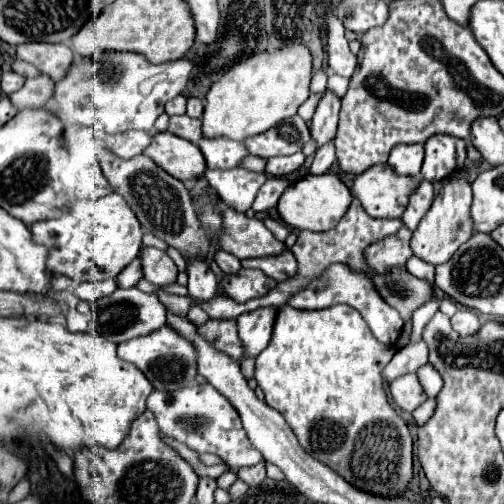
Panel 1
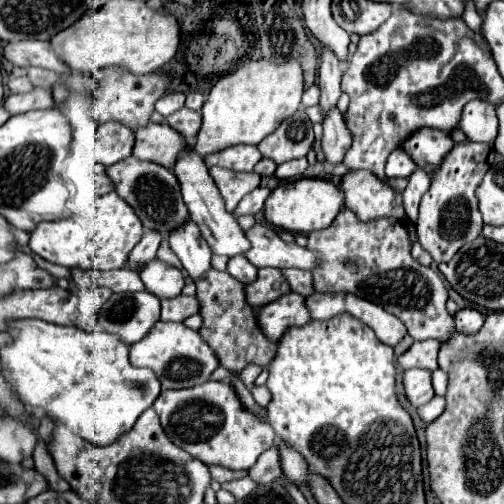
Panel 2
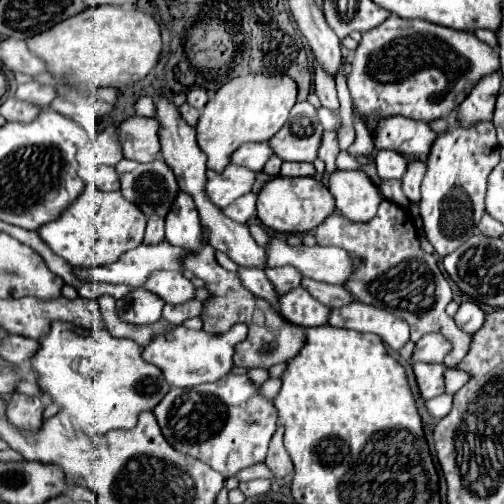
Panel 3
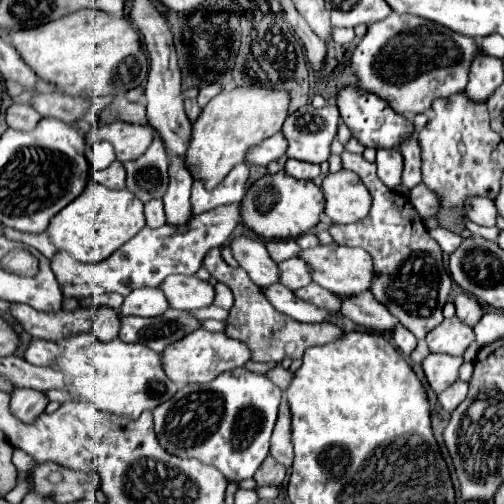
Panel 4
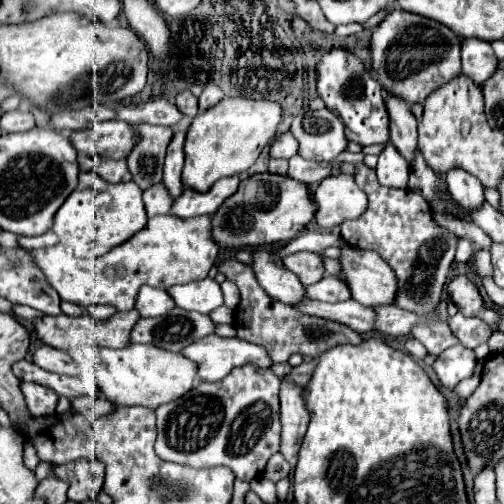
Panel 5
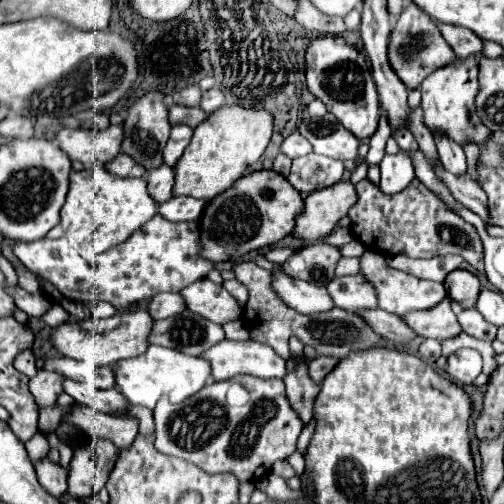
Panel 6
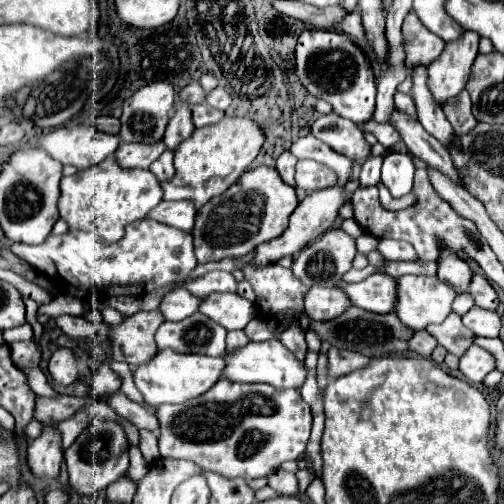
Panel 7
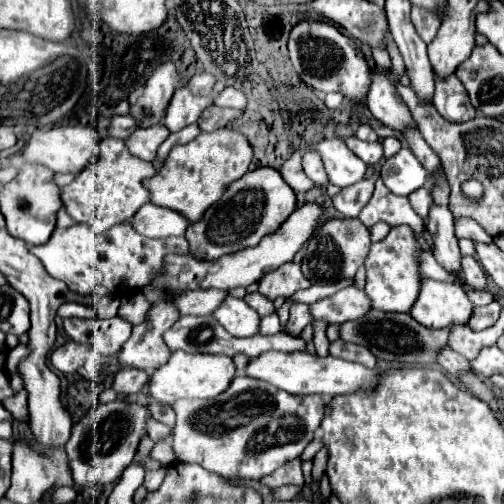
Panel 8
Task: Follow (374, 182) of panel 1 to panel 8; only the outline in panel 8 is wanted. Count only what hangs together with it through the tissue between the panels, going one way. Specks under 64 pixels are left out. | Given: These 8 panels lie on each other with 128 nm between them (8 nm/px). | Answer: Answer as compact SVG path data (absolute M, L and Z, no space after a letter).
M306 202L302 206L298 206L290 216L288 220L270 236L264 236L260 240L258 246L254 248L244 248L240 252L234 252L234 254L226 254L218 260L212 260L212 262L198 262L194 260L194 256L176 256L176 254L170 254L166 258L166 264L168 268L156 276L152 280L154 286L164 286L164 288L172 288L174 294L184 290L184 288L236 288L236 286L250 286L254 282L258 282L264 274L272 272L274 268L290 262L294 258L294 254L308 242L308 238L314 234L314 230L320 226L322 222L322 214L324 214L324 208L316 202Z

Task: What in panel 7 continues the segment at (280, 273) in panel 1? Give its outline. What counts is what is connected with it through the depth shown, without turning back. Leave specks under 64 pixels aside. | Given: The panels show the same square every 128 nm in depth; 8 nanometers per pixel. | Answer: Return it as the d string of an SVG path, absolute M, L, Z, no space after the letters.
M454 312L442 324L428 324L426 330L438 340L440 346L444 346L454 356L462 356L474 340L474 334L462 324L460 316Z

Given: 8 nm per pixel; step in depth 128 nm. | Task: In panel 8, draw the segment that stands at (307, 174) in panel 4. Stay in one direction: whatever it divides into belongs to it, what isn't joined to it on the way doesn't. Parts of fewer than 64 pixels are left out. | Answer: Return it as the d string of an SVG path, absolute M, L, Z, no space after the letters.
M312 152L304 154L302 158L302 168L306 172L306 176L316 184L316 186L326 186L328 184L328 178L326 178L326 172L324 172L324 166L320 162L320 158Z

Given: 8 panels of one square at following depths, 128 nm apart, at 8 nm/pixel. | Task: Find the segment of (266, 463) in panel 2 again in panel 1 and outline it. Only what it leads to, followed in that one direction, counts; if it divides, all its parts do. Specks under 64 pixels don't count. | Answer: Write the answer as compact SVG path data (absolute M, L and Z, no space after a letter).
M264 462L256 464L256 466L244 466L240 468L238 472L238 478L244 480L248 486L258 486L264 478L266 478L266 468L264 468Z

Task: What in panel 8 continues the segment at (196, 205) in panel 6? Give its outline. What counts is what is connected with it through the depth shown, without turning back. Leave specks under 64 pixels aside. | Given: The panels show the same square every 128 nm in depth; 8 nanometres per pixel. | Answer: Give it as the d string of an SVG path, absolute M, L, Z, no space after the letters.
M144 204L136 216L130 220L134 228L148 238L166 238L166 236L184 236L188 222L168 208L156 208L156 204Z

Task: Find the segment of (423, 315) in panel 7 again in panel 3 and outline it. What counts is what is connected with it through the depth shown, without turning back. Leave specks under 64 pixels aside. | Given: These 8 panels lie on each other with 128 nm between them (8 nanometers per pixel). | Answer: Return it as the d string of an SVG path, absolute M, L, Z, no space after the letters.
M272 236L266 250L266 264L270 268L276 266L296 266L304 278L328 282L328 284L344 284L352 274L352 262L348 252L334 246L288 246L282 238Z

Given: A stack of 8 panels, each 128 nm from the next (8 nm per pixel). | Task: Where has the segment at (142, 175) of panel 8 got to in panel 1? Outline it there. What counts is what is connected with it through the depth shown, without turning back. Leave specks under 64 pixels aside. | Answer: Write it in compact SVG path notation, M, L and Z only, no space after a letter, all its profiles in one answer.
M118 194L78 202L54 220L32 224L30 230L34 242L44 244L50 252L50 258L46 262L48 270L52 274L64 274L76 282L116 278L126 268L126 264L132 262L134 256L138 256L142 248L140 222L128 208L126 200Z

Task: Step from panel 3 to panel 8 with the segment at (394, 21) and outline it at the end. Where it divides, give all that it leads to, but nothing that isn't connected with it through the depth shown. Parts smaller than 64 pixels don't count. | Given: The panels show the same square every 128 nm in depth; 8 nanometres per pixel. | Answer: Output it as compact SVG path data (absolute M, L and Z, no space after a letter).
M412 6L412 24L416 28L416 34L426 44L430 44L436 38L436 32L440 28L440 20L434 14L430 14L430 12L422 10L422 8L416 8L416 6Z

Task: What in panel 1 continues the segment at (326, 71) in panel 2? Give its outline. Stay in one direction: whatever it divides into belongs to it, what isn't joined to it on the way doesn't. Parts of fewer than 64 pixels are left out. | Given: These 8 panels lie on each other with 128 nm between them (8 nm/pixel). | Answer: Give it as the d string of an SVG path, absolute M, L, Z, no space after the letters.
M326 90L310 124L310 134L318 148L334 140L338 128L338 110L340 110L340 98L334 96L330 90Z

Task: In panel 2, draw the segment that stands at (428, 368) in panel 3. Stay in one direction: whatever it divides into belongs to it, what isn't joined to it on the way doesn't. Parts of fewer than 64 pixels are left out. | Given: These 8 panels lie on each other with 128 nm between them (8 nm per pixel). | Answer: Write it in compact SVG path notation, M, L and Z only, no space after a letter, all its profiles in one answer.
M420 368L406 370L404 376L402 376L402 386L404 386L404 394L406 394L408 402L414 408L430 402L432 396L434 396L428 370L420 370Z

